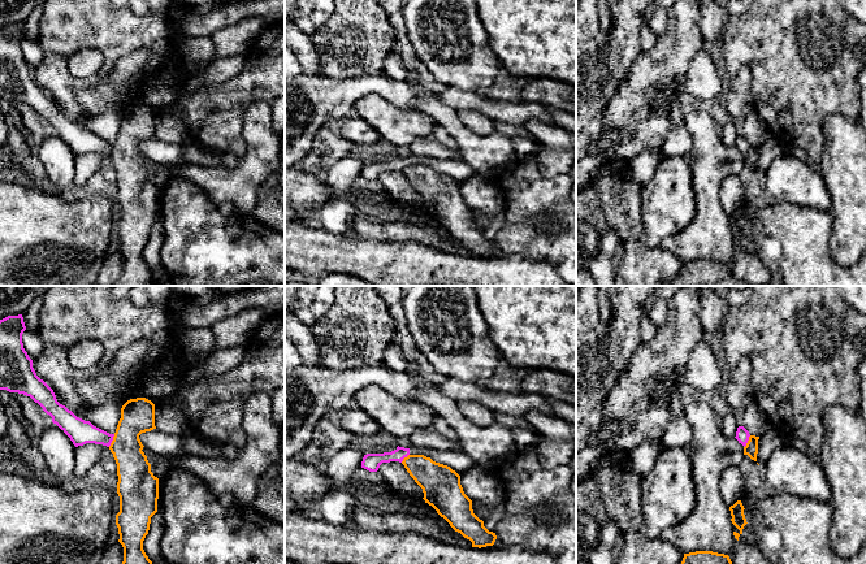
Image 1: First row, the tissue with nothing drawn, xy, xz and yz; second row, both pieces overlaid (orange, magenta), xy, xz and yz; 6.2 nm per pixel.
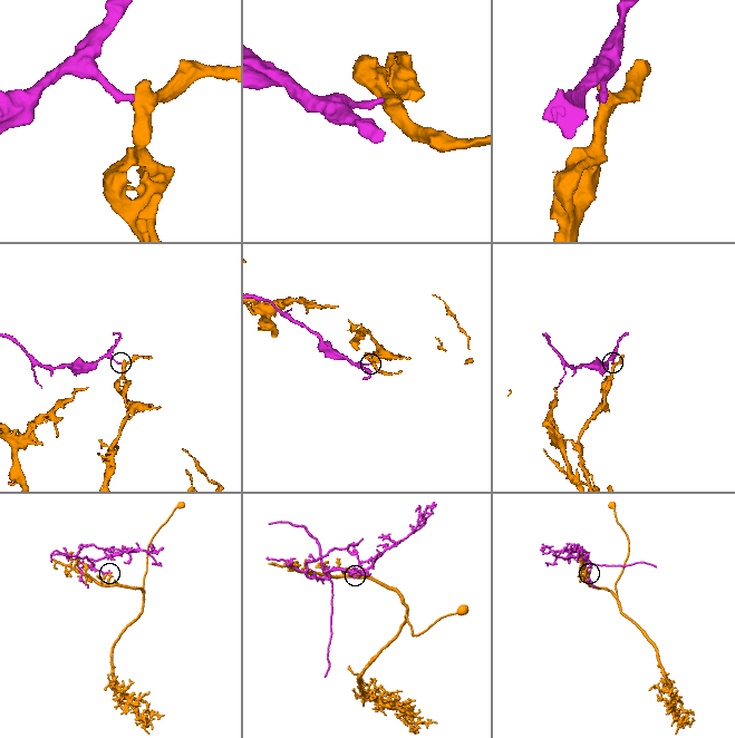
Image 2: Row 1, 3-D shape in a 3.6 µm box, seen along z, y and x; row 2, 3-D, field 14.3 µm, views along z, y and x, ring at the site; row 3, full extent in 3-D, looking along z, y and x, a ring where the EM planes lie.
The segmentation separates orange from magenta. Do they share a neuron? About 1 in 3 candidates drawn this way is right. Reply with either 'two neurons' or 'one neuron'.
two neurons

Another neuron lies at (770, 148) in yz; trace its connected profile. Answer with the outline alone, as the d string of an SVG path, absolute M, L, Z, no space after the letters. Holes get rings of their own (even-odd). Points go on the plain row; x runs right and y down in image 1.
M768 136L758 148L757 172L763 174L770 164L784 153L787 153L787 148L772 136Z

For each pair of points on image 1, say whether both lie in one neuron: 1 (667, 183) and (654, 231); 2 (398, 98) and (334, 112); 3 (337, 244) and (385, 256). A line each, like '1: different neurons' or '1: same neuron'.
1: same neuron
2: same neuron
3: same neuron

